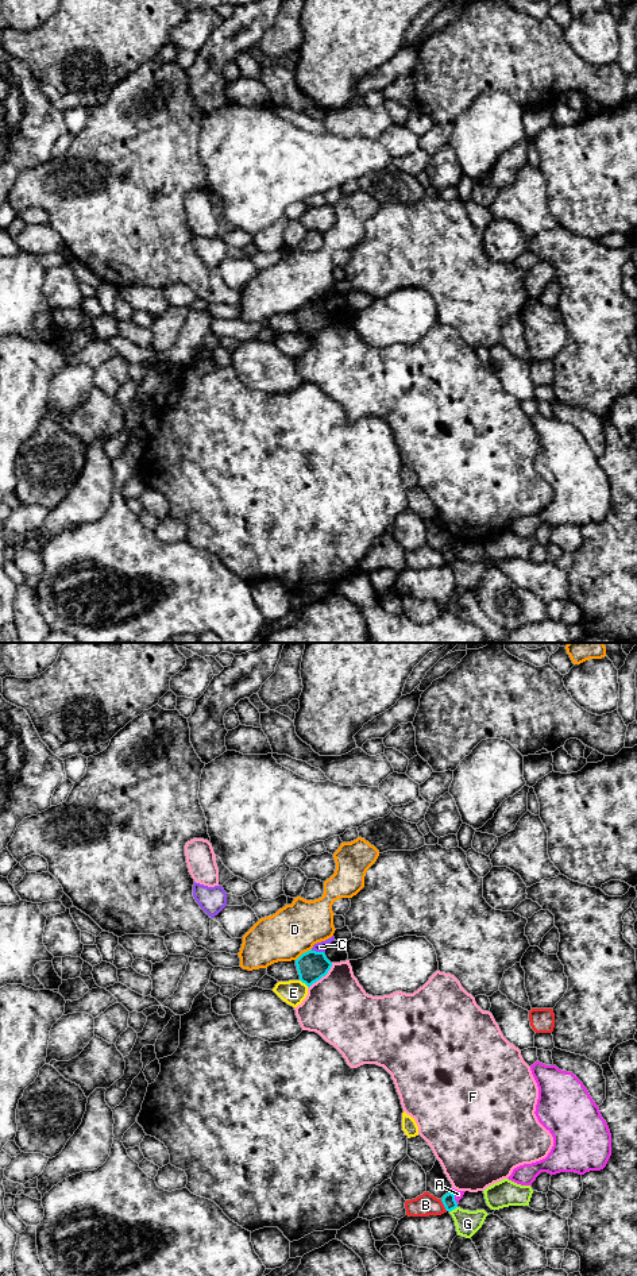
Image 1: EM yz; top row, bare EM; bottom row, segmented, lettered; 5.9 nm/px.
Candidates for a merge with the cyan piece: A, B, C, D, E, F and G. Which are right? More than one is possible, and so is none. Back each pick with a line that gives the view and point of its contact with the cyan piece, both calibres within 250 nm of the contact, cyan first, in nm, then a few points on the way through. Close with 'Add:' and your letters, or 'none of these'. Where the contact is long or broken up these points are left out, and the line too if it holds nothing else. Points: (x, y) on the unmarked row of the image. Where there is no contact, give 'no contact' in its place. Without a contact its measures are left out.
Add: none of these

